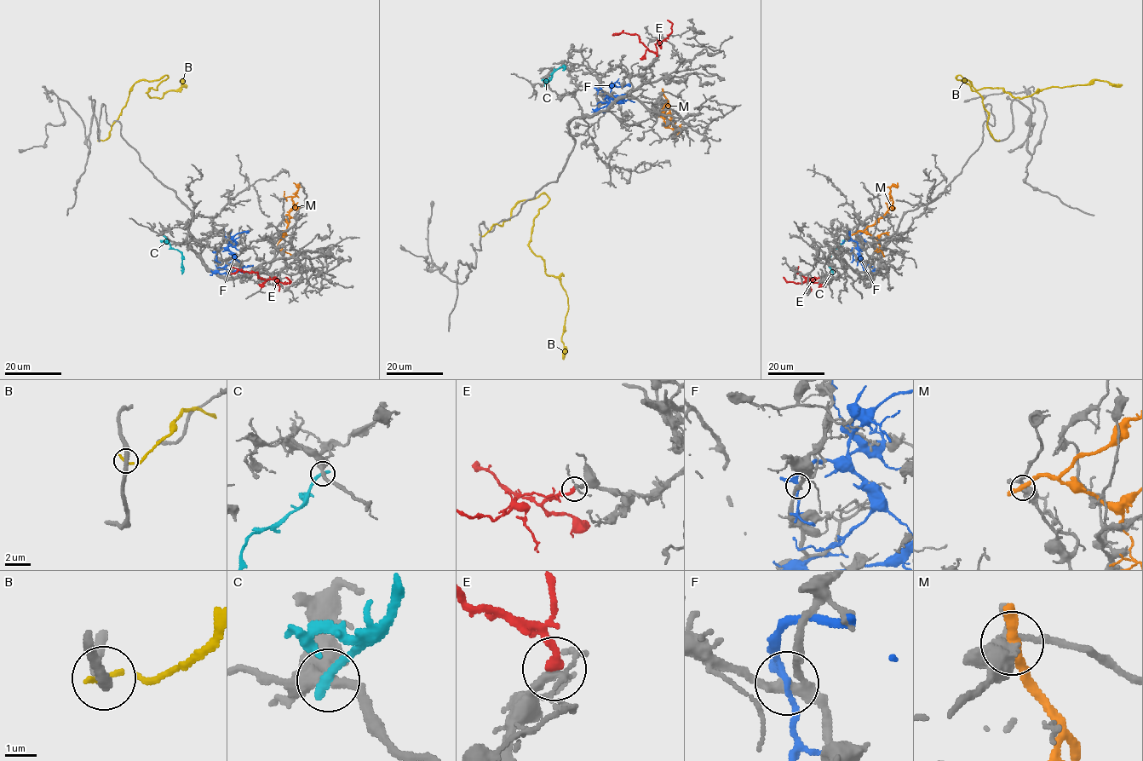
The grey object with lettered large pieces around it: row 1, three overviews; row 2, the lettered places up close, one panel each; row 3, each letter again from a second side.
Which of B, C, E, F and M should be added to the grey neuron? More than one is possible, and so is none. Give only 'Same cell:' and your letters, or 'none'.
Same cell: E

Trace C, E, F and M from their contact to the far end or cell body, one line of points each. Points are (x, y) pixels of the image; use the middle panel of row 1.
C: (546, 84), (551, 74), (563, 65), (563, 70)
E: (657, 56), (636, 34), (612, 35)
F: (598, 89), (614, 97), (605, 111), (600, 110), (611, 102), (625, 100), (634, 102)
M: (663, 92), (668, 102), (671, 123), (674, 129), (680, 127), (679, 134), (675, 135)

